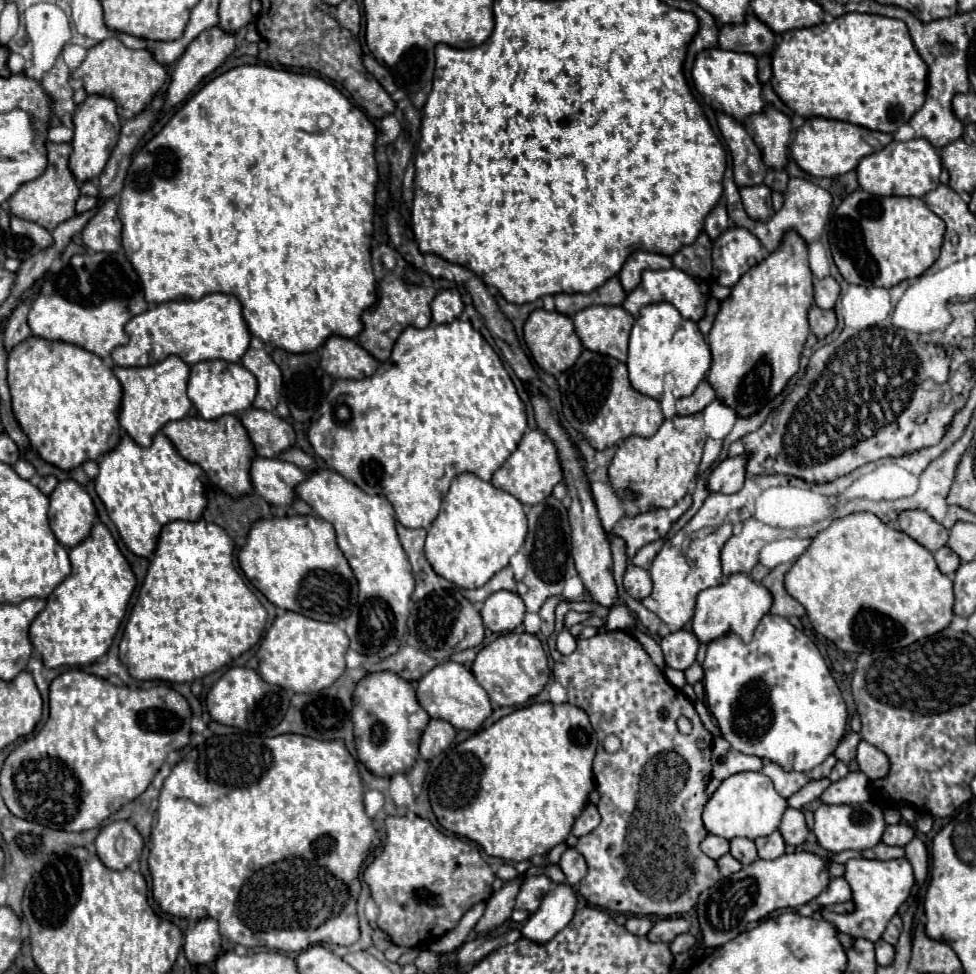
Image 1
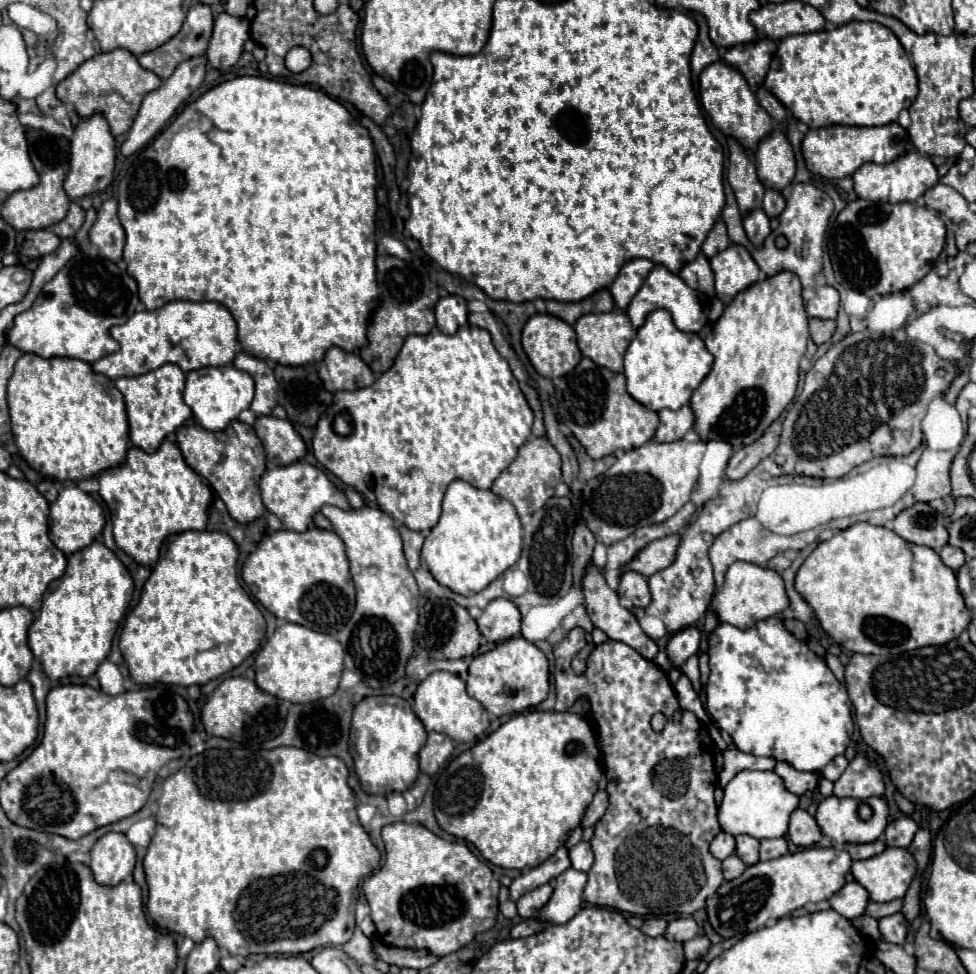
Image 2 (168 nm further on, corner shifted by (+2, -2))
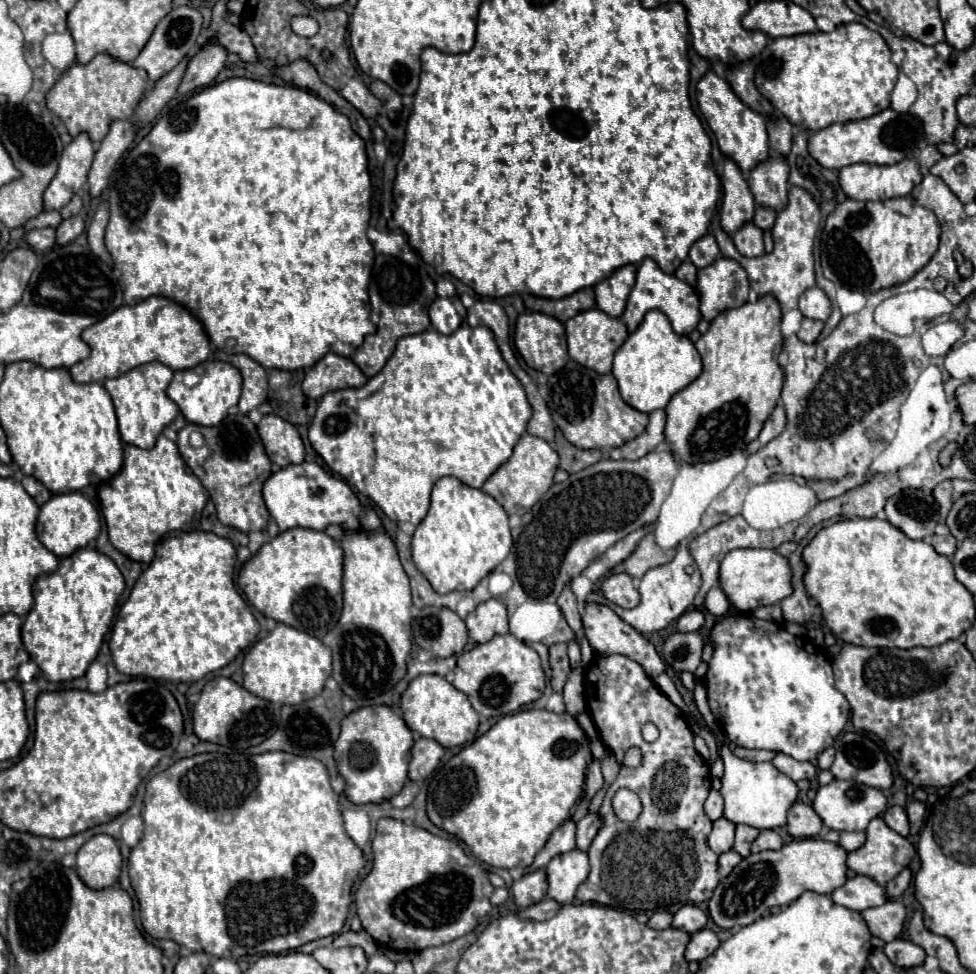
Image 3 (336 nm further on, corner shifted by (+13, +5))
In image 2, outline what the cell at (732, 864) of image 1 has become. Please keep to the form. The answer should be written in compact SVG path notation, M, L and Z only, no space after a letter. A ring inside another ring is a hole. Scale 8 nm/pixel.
M730 855L728 859L722 861L722 869L724 869L724 879L732 881L732 879L736 879L736 877L740 877L744 873L746 865L740 861L738 855Z

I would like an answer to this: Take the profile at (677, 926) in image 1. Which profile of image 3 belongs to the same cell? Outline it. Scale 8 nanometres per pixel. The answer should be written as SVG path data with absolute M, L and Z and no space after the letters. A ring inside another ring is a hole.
M685 904L681 906L675 914L673 914L673 922L671 922L671 928L677 928L677 930L683 930L687 934L693 934L697 930L701 930L707 922L707 914L703 910L699 910L697 906L693 904Z

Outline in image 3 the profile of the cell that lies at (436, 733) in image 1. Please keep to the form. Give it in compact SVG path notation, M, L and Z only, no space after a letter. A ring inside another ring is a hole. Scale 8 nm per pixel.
M417 738L411 748L411 762L409 762L409 778L419 782L427 778L439 764L445 748L431 738Z

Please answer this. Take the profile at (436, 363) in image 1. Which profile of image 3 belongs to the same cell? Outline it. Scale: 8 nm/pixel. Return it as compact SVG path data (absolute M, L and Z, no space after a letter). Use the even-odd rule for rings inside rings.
M461 324L447 336L425 330L399 338L393 356L379 374L359 388L327 392L309 424L309 442L333 472L371 498L391 520L417 526L429 510L433 484L443 476L453 476L467 486L481 488L495 468L509 460L531 412L525 390L505 364L493 332Z

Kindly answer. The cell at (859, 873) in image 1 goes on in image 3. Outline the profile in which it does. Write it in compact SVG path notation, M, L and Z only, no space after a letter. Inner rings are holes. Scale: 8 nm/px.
M879 816L879 818L873 818L873 820L869 822L869 826L867 826L865 832L867 832L865 844L863 844L859 850L847 854L847 866L849 866L855 874L869 876L869 878L875 880L877 884L887 884L887 882L893 880L903 868L909 866L911 858L915 856L915 848L913 848L913 844L911 844L907 838L899 836L897 832L893 832L893 830L883 822L881 816Z

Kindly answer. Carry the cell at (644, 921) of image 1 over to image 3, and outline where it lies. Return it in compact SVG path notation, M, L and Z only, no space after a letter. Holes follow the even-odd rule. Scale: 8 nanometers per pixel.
M655 912L647 920L647 926L653 930L665 930L665 928L669 928L669 924L671 924L671 914L667 914L667 912Z

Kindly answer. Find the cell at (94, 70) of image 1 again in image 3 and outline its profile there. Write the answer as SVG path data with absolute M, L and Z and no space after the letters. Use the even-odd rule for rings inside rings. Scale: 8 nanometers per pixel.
M97 54L89 64L73 64L47 92L47 108L55 112L71 136L87 132L93 142L101 142L111 122L131 118L147 88L147 72L133 68L109 54Z

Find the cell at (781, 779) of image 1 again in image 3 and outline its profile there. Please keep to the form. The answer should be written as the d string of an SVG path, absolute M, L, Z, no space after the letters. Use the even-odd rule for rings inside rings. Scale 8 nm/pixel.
M777 754L773 760L773 766L777 770L781 770L787 778L791 778L793 782L799 782L799 780L811 780L815 774L817 774L817 768L811 764L811 762L799 762L799 760L793 760L791 756L785 756L785 754Z

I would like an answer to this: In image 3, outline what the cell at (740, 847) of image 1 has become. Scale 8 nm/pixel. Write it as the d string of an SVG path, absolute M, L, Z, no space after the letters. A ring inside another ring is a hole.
M739 824L737 830L735 830L735 844L733 844L733 850L739 852L743 858L749 856L749 850L751 850L751 842L757 838L759 830L757 828L749 828L745 824Z

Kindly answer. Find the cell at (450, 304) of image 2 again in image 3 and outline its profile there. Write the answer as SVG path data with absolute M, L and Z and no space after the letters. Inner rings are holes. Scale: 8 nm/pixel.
M458 297L435 298L433 304L429 306L429 318L431 326L441 332L449 334L455 328L463 324L467 315L467 310Z

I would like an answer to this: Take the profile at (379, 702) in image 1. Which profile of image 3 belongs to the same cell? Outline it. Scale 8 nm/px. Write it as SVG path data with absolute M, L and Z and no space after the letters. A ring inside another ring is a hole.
M363 706L341 722L341 736L335 744L335 762L347 780L345 794L353 804L379 804L399 794L407 780L409 748L415 738L407 722L391 706Z

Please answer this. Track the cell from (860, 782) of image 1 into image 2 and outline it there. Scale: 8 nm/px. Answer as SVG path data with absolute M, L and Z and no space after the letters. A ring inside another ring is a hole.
M856 755L842 777L834 783L836 797L856 797L868 799L874 795L884 795L884 775L876 761L870 763L866 755Z

